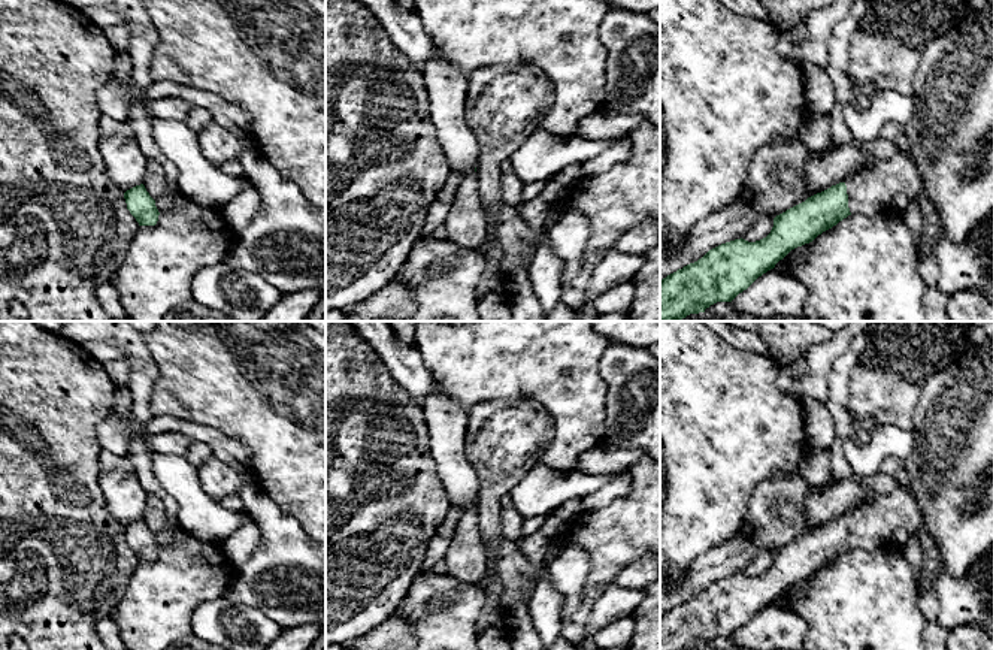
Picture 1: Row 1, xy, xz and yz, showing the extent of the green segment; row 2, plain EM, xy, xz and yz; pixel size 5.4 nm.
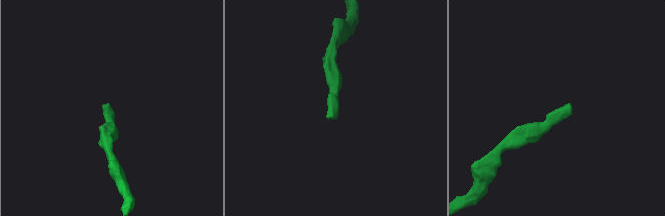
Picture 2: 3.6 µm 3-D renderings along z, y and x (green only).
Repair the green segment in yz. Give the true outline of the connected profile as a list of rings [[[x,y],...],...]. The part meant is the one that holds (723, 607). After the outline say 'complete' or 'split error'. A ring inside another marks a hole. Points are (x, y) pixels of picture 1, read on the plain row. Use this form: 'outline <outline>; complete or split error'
outline [[[906,487],[878,496],[853,508],[845,517],[808,532],[773,553],[771,568],[756,577],[735,574],[709,584],[702,593],[660,614],[660,650],[690,650],[705,647],[717,637],[732,637],[759,611],[773,604],[791,584],[812,577],[851,548],[875,550],[893,542],[896,529],[915,533],[923,524],[921,511]]]; split error

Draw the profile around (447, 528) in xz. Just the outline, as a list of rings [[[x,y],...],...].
[[[451,507],[445,520],[438,527],[436,536],[449,539],[455,532],[455,526],[458,523],[461,514],[463,514],[463,510]]]

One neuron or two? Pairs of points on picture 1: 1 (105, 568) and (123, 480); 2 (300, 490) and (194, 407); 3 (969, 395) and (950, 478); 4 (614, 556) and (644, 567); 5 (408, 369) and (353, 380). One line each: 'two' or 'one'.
1: two
2: one
3: one
4: two
5: two

